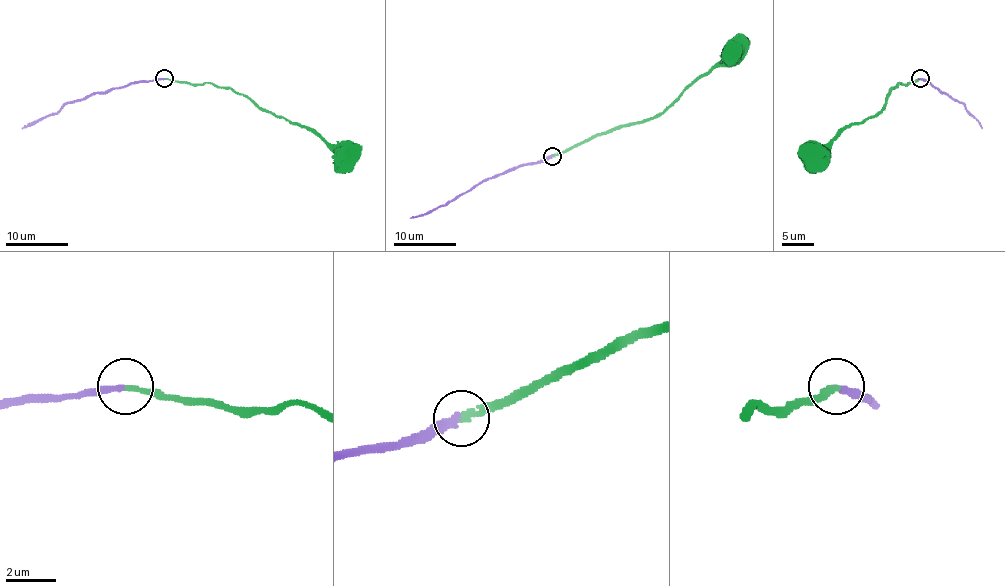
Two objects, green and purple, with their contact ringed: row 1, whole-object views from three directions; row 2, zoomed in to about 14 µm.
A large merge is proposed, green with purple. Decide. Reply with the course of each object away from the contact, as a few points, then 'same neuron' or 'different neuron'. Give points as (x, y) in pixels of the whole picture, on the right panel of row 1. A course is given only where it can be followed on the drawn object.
green via (919, 78), (911, 83), (899, 83), (877, 113), (853, 122), (817, 157), (813, 157) | purple via (919, 78), (960, 102), (982, 129) | same neuron

